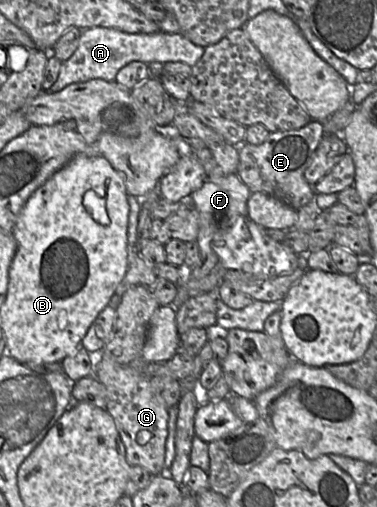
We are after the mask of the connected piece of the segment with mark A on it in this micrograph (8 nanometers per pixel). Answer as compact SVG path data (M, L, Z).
M93 27L83 30L74 54L62 62L57 81L48 92L55 93L73 83L83 83L92 79L115 81L118 71L133 61L146 64L151 62L183 62L193 67L204 54L204 47L195 45L179 34L159 31L153 34L130 34L114 28Z

